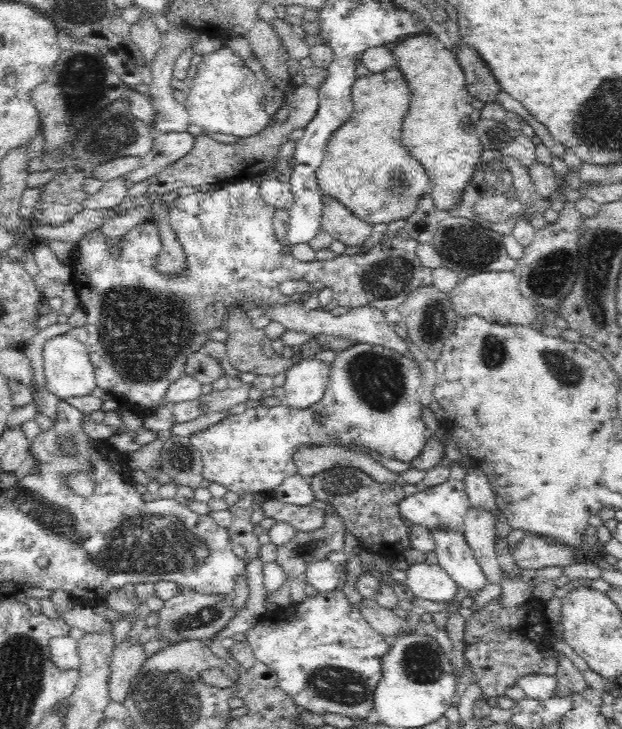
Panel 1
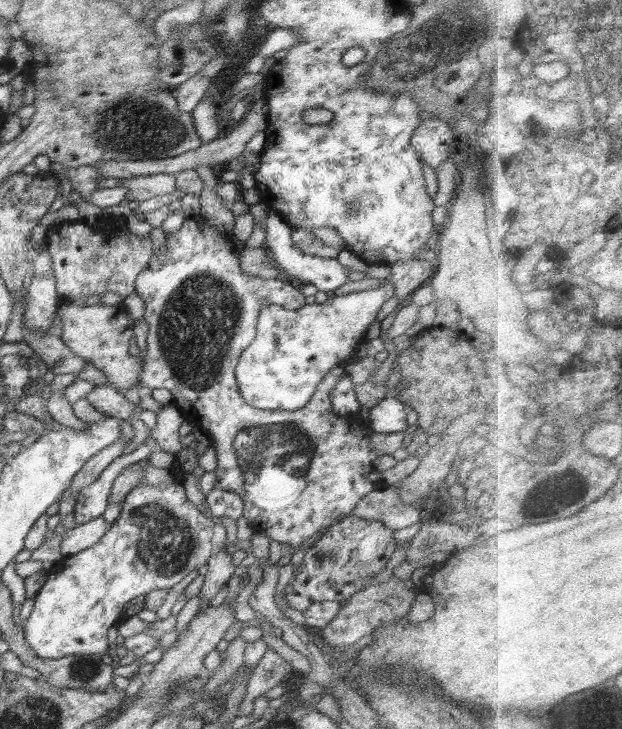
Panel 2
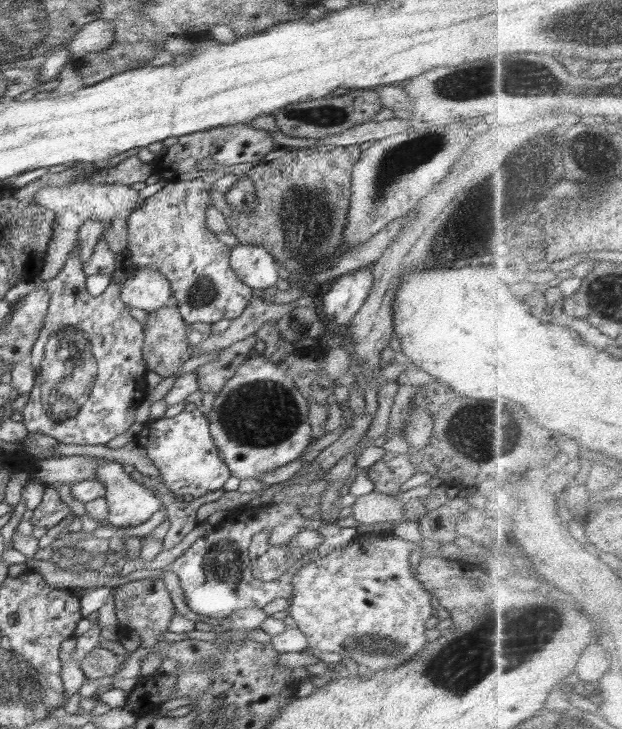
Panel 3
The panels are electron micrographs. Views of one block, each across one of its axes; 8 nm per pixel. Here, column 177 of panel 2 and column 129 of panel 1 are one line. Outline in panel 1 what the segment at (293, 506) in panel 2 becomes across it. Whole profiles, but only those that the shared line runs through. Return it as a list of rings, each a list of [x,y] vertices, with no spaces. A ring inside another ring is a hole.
[[[251,179],[224,183],[208,192],[172,196],[168,204],[169,224],[186,253],[186,270],[182,274],[162,274],[154,268],[162,243],[150,220],[137,224],[118,238],[122,247],[120,258],[109,254],[111,239],[98,229],[84,234],[71,251],[72,274],[68,282],[78,291],[79,302],[87,314],[85,324],[71,331],[72,337],[88,349],[98,388],[108,390],[114,398],[120,397],[123,406],[132,407],[134,411],[146,414],[158,408],[168,387],[185,373],[188,356],[202,350],[208,342],[208,332],[222,329],[225,314],[232,307],[258,315],[270,305],[284,304],[284,300],[280,300],[284,296],[280,284],[285,280],[321,282],[331,288],[333,297],[323,308],[326,311],[336,306],[353,309],[372,305],[384,311],[387,324],[403,339],[409,336],[399,311],[400,304],[410,292],[432,284],[431,269],[426,268],[417,255],[419,242],[405,228],[365,253],[337,255],[326,261],[299,261],[290,252],[290,246],[276,239],[272,225],[275,208],[262,199],[260,184]]]

